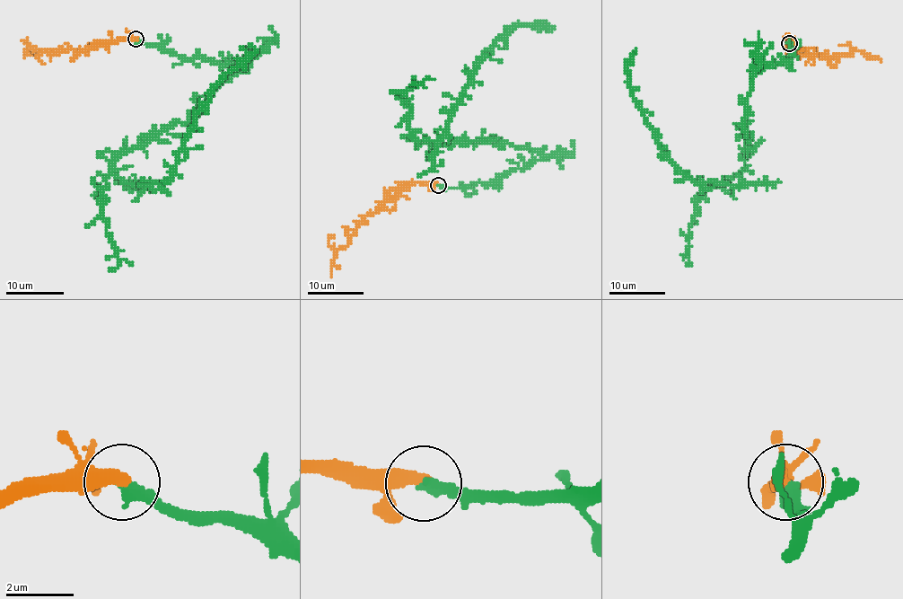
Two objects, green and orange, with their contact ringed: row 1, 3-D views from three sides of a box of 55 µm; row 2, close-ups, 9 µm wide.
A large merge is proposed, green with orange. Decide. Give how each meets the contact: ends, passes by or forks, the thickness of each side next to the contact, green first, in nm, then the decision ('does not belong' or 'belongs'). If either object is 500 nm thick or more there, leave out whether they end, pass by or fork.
green ends there; orange ends there; 280 nm thick on the green side, 440 nm on the other; belongs

